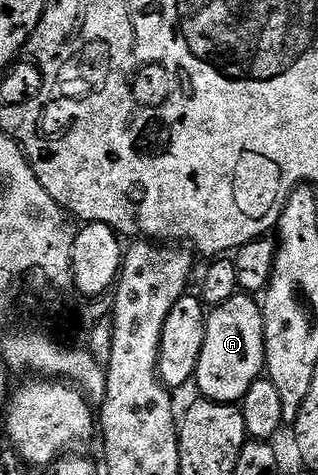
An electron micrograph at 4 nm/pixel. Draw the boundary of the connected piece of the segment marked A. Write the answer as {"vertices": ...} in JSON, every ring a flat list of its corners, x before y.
{"vertices":[[236,293,208,314,205,345,201,349,201,357,195,370,195,379,204,399,211,399,214,403,238,404,245,397,245,393,249,393,251,386,264,374,267,354,263,332,263,309,256,300,254,303,251,299,254,298,250,294]]}

